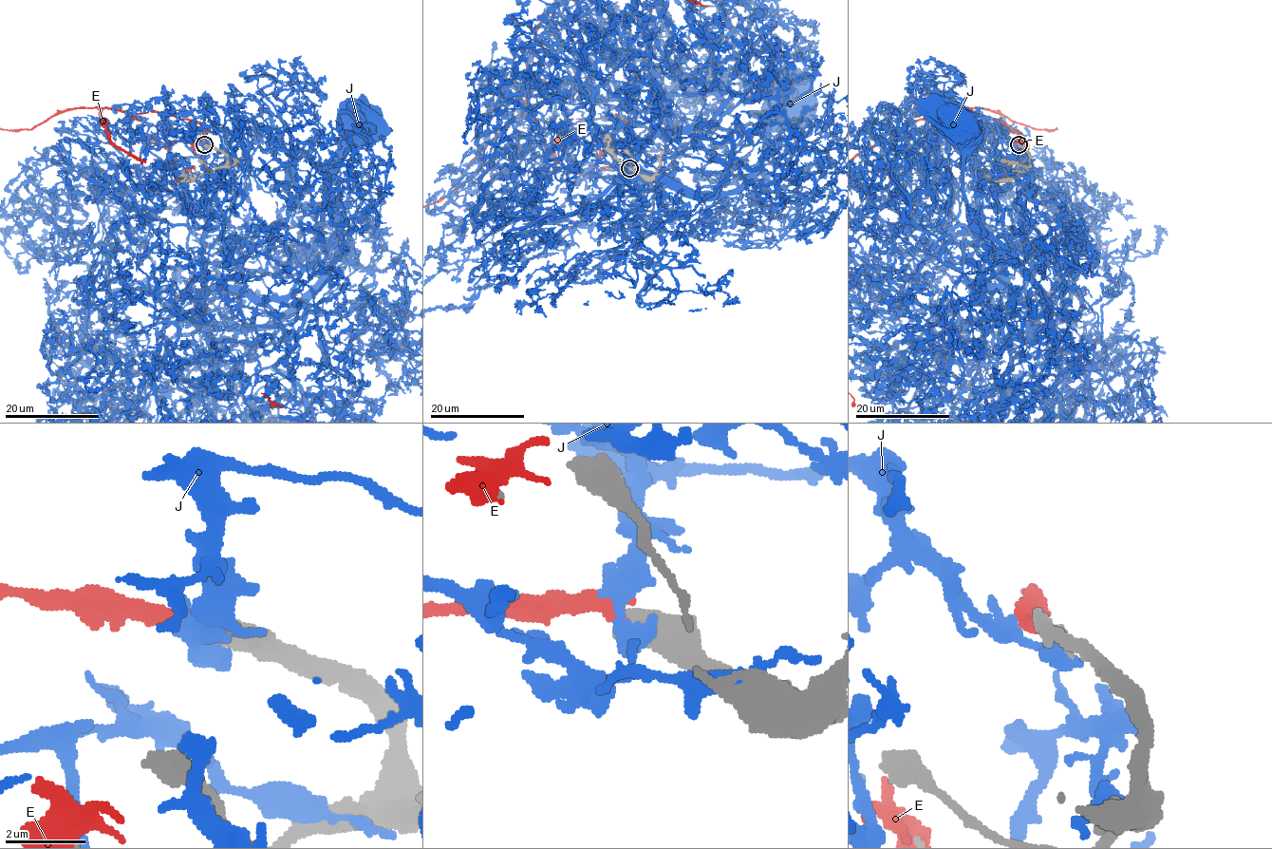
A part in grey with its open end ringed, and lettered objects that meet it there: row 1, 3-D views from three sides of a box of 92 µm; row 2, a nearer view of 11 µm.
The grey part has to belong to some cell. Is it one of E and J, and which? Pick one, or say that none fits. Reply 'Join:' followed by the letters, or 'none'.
Join: none

